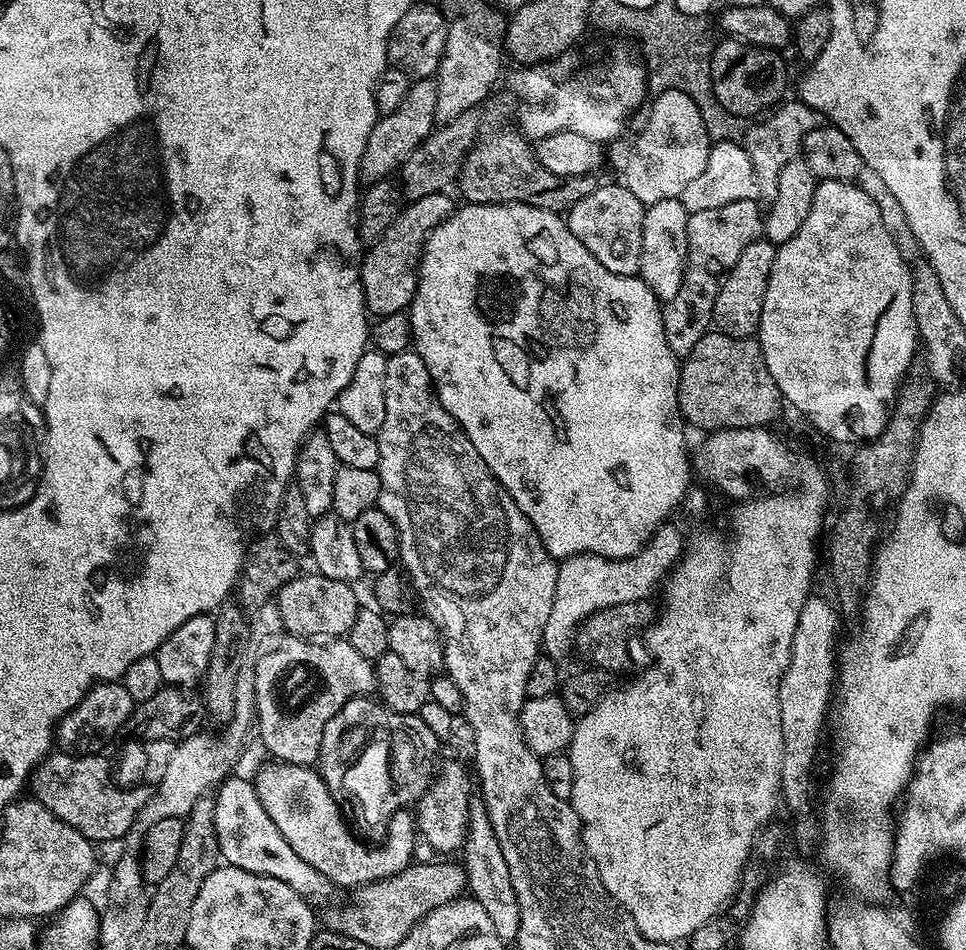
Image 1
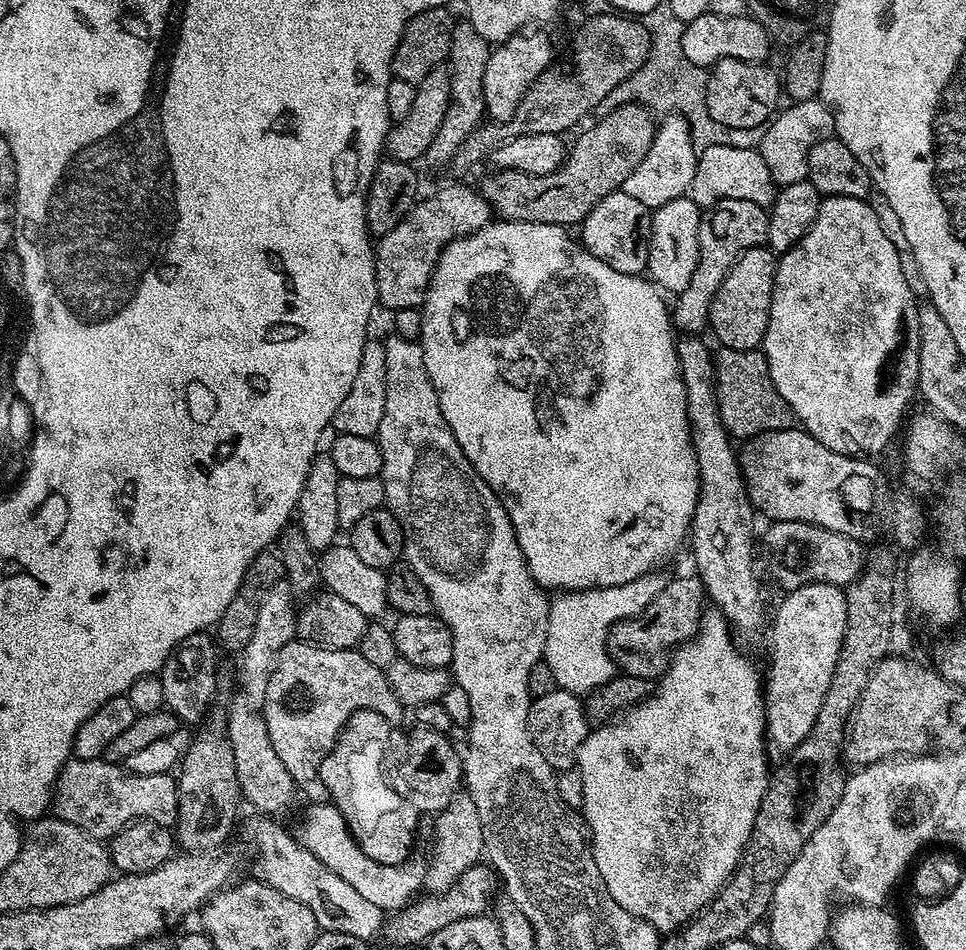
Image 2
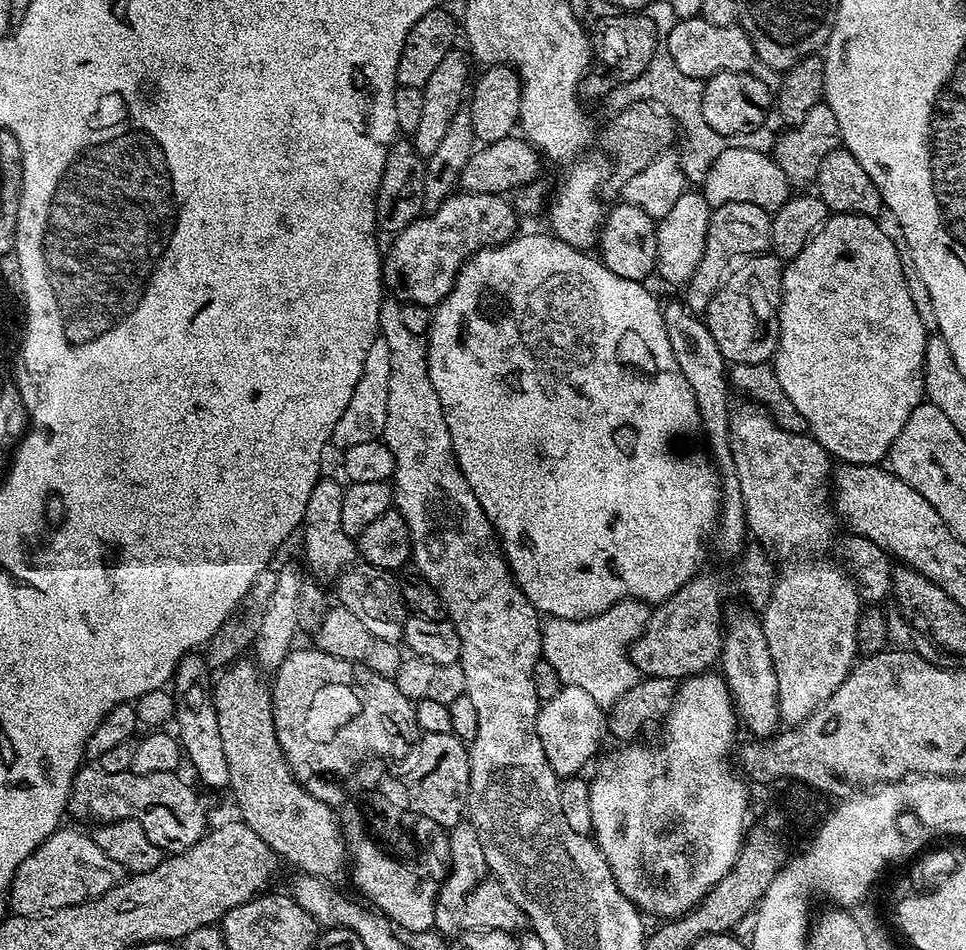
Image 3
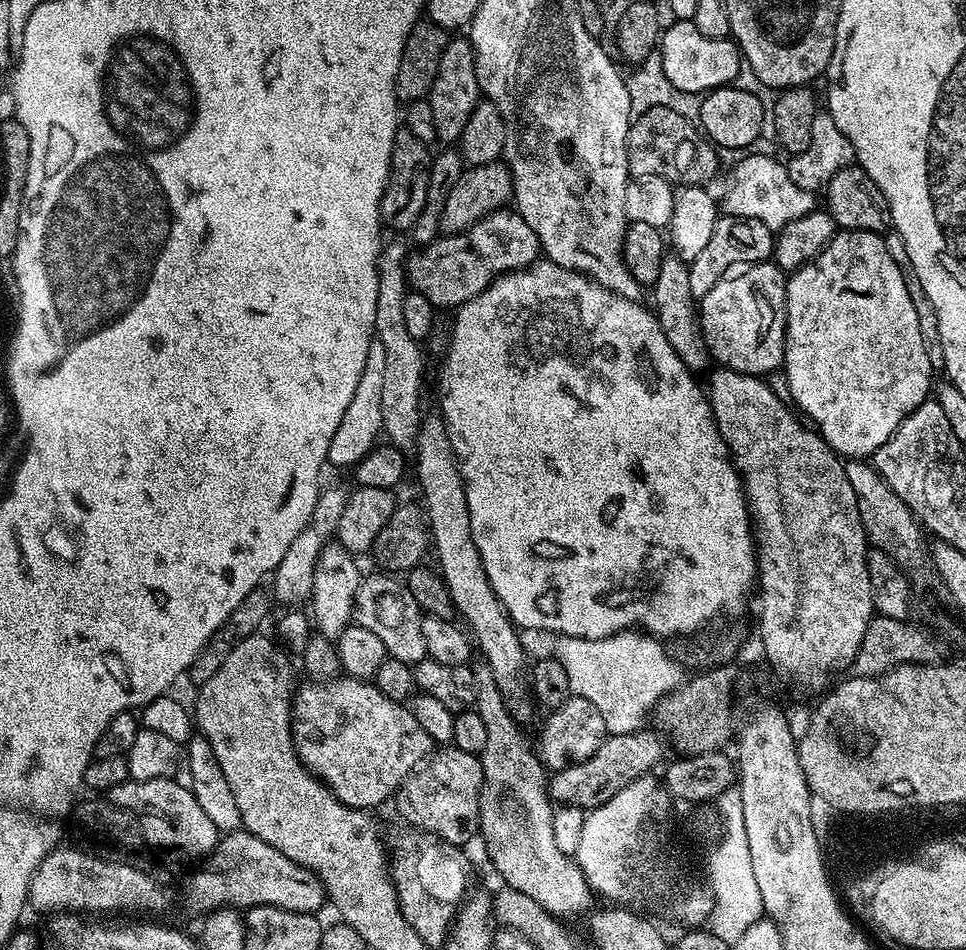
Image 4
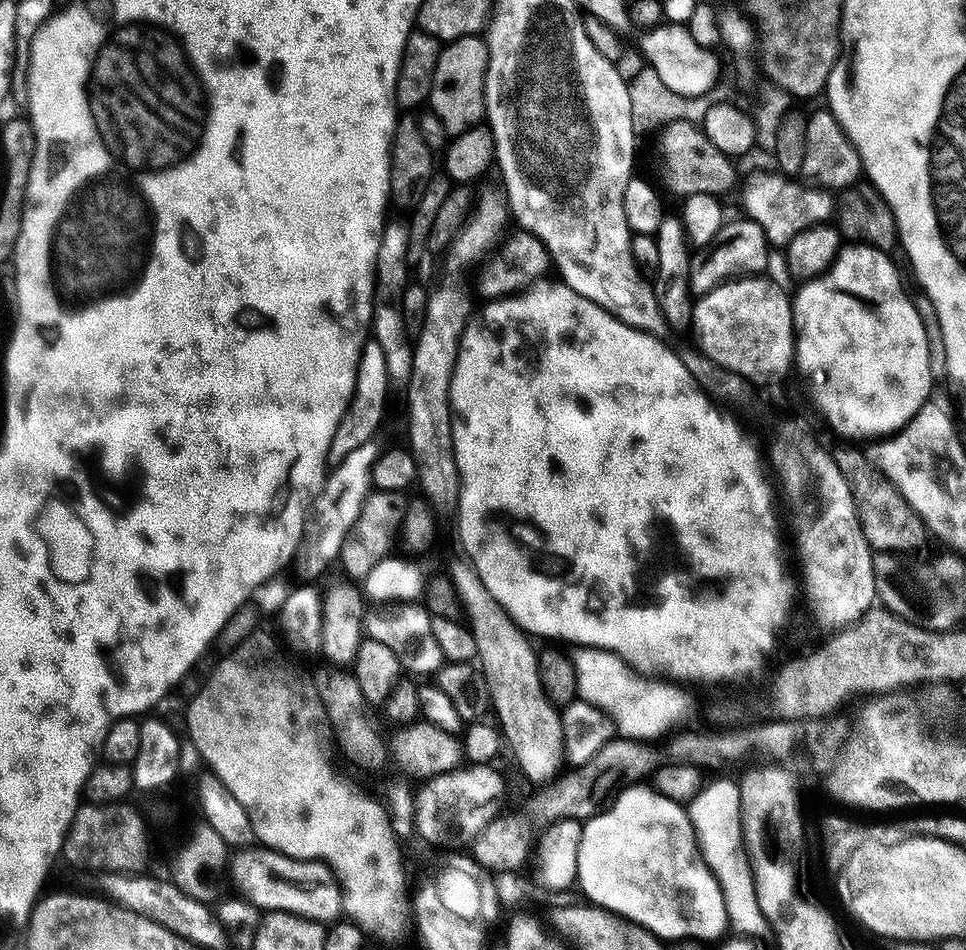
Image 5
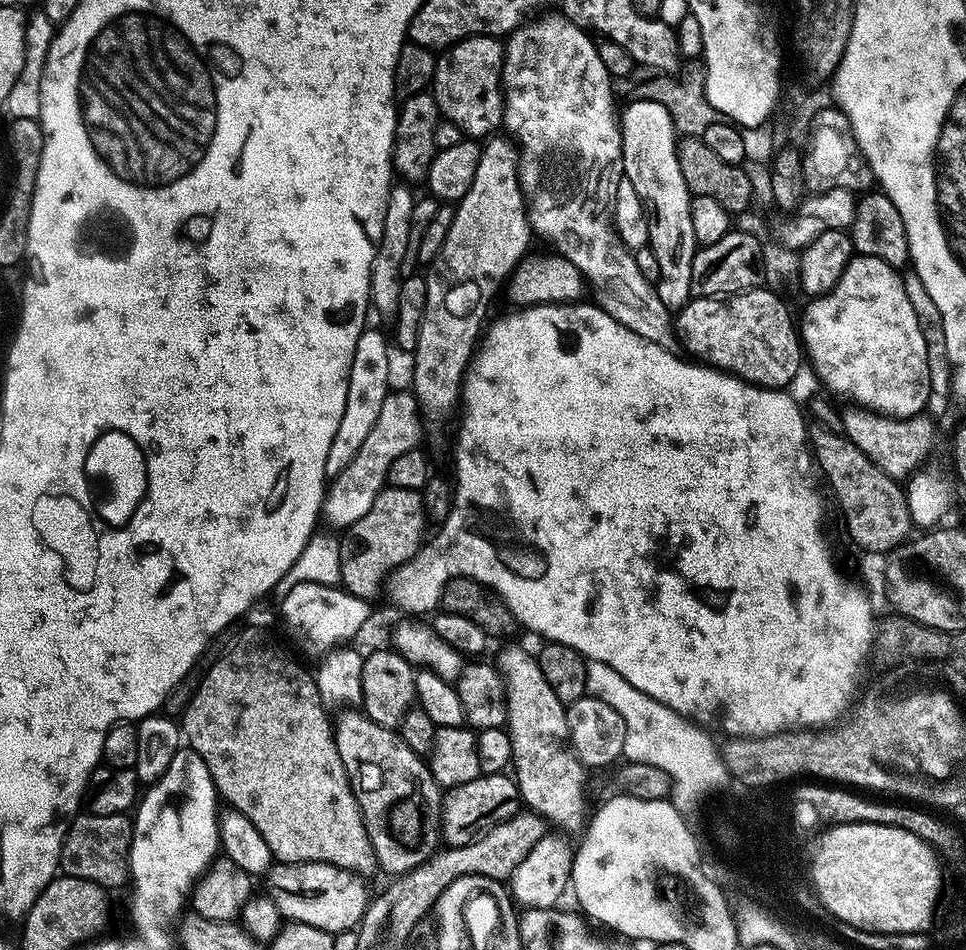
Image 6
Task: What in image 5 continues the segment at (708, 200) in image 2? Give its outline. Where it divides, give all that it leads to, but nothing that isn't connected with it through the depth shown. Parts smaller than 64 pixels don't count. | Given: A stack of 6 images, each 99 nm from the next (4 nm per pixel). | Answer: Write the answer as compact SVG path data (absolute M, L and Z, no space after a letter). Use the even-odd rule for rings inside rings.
M761 172L757 176L747 177L744 208L748 212L745 213L747 219L762 226L769 245L787 246L796 234L802 234L802 230L815 224L827 224L833 219L834 196L831 191L819 186L809 186L807 183L796 183L800 182L776 172Z

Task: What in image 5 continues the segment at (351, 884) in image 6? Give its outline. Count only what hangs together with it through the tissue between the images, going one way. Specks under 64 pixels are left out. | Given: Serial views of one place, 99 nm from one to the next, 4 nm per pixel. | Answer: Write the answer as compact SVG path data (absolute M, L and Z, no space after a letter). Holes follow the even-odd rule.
M254 846L231 857L230 871L243 899L261 910L289 912L307 920L336 922L344 912L344 889L331 868L318 860L295 860L270 848Z

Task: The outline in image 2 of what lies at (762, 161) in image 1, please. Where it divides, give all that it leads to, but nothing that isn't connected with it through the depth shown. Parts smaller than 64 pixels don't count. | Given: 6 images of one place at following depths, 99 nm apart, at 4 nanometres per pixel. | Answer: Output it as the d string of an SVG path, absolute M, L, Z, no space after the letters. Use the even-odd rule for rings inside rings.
M817 98L815 100L797 100L787 105L789 108L777 111L772 117L770 123L764 128L764 137L760 140L759 153L760 157L766 162L766 166L770 166L770 174L772 180L778 186L793 184L794 182L802 182L808 178L808 155L810 154L810 146L814 146L817 140L827 140L835 133L836 123L834 122L834 114L823 100Z

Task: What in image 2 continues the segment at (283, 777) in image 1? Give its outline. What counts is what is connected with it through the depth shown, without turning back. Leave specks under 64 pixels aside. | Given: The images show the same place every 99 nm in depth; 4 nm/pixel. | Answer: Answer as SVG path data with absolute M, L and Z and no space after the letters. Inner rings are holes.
M309 803L307 807L300 832L298 831L298 839L302 847L310 850L310 854L314 854L314 858L322 862L322 866L334 870L334 874L338 874L342 882L350 882L350 886L354 886L354 890L358 890L362 898L374 902L374 906L383 908L385 913L398 912L417 899L421 891L419 888L423 889L426 884L425 861L409 858L403 864L379 865L378 862L371 861L356 844L351 829L333 803Z

